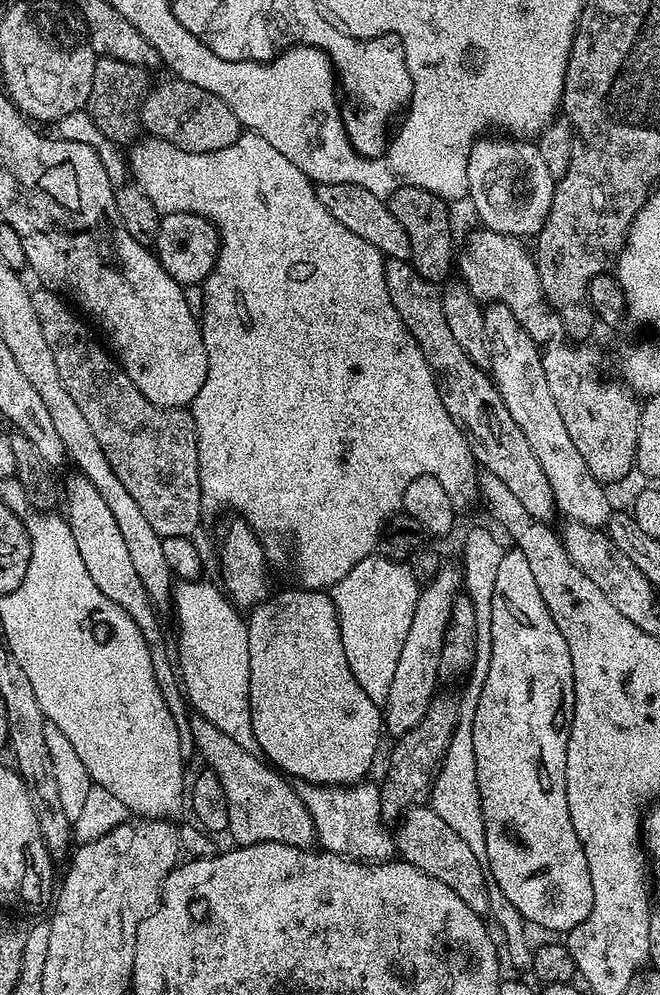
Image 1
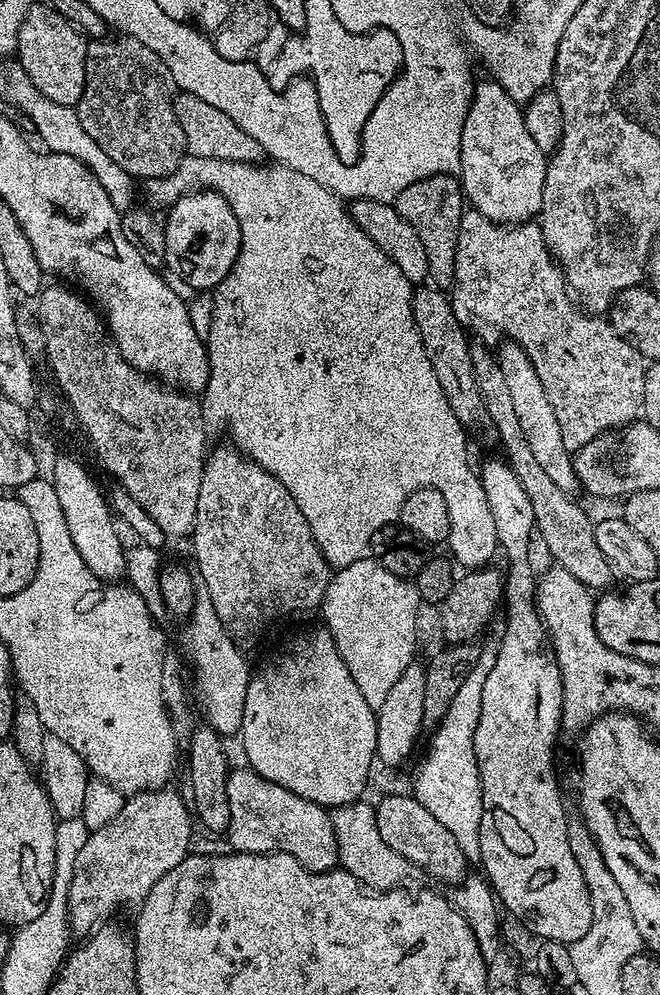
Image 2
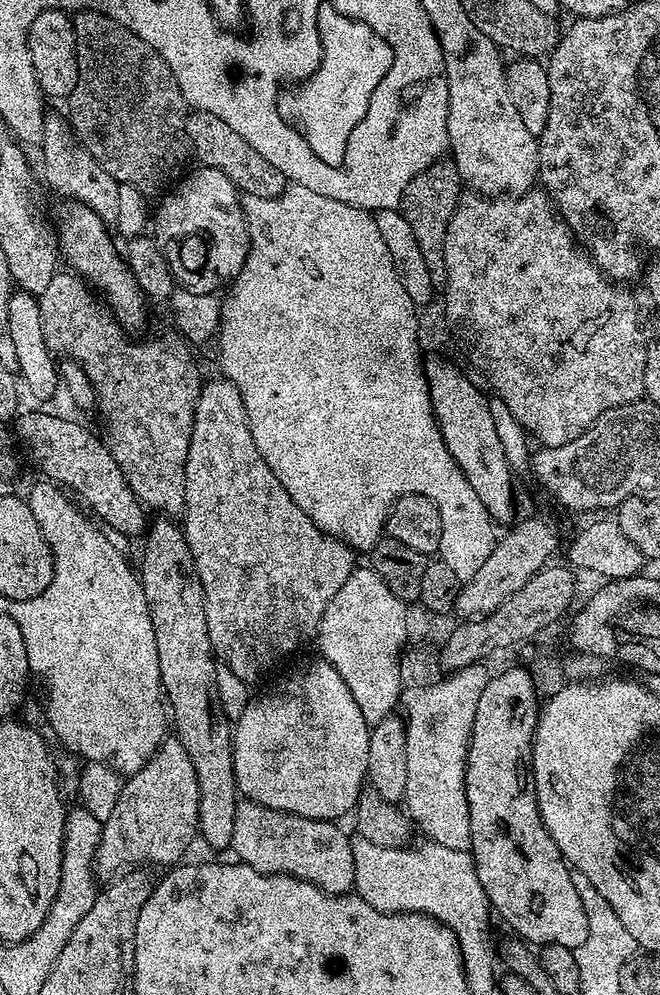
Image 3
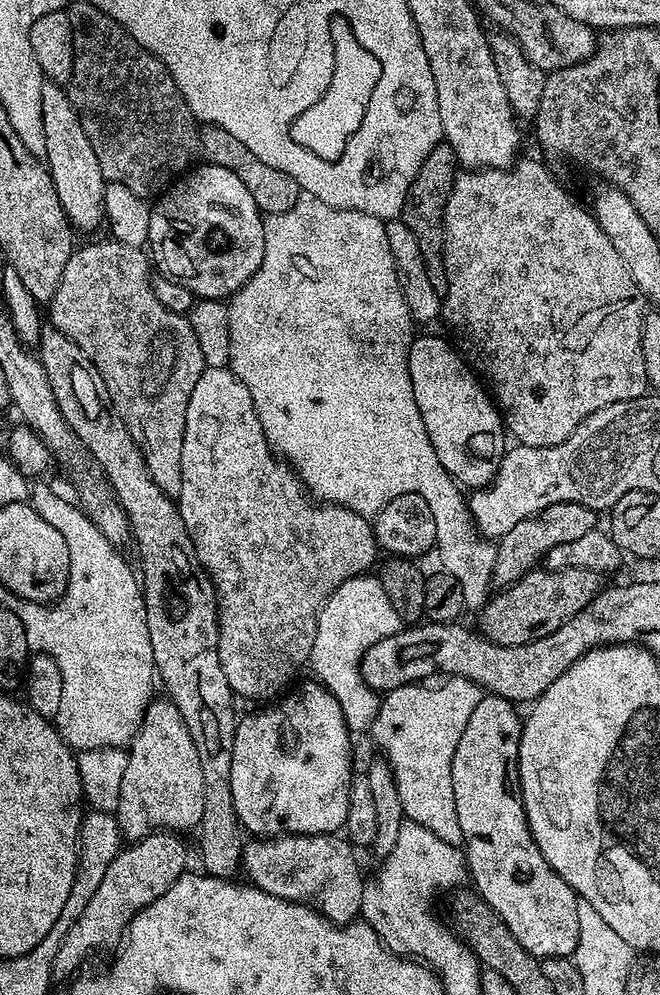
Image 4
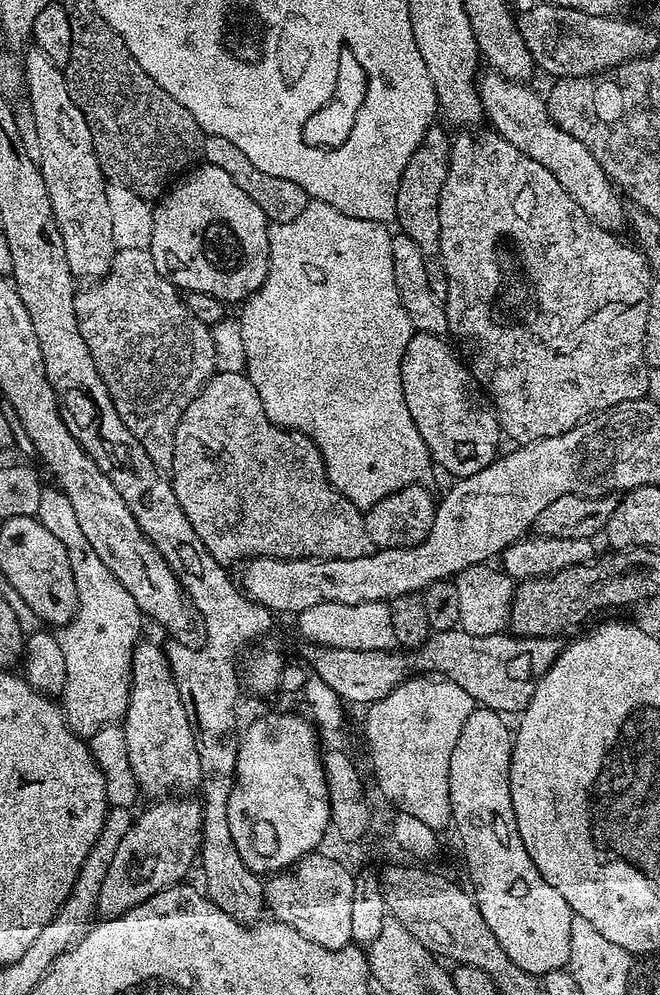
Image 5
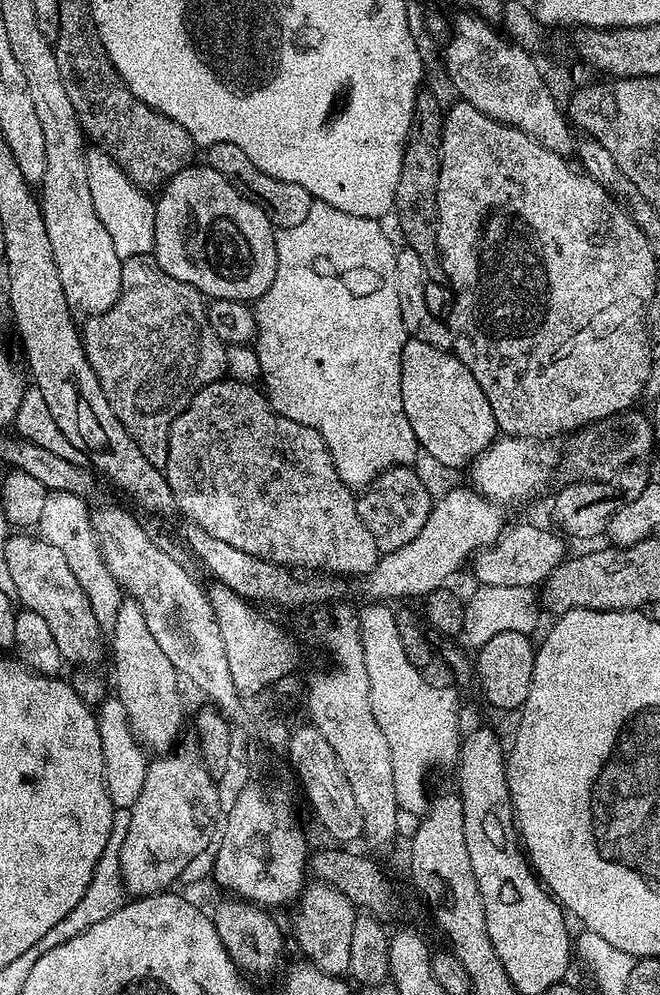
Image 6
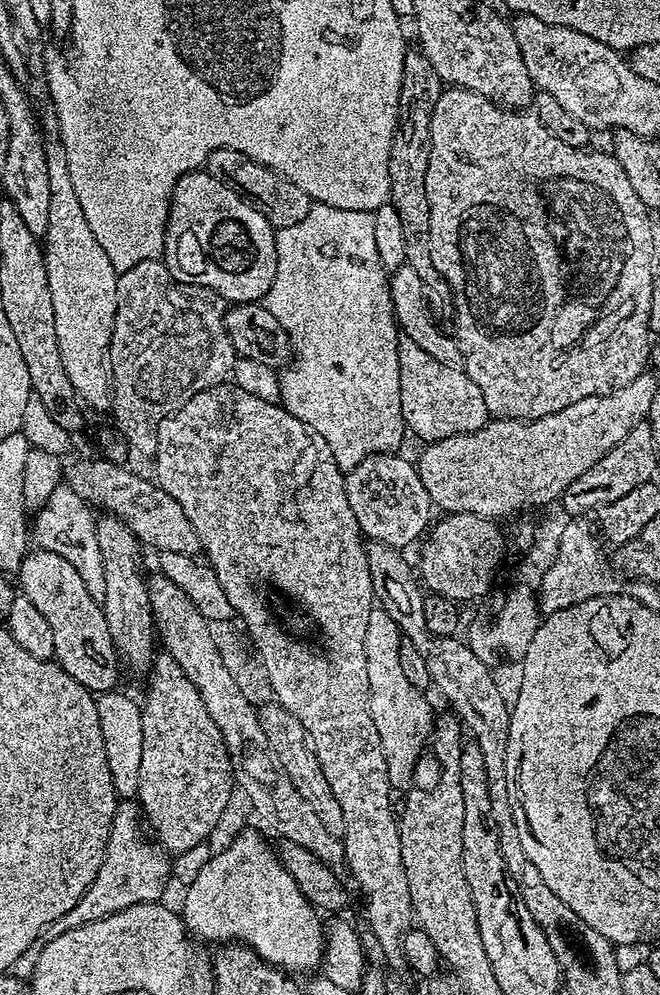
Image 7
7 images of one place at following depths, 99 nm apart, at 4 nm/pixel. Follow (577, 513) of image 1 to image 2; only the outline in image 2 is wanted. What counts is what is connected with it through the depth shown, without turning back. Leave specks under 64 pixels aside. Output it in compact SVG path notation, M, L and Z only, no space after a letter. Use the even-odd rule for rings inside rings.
M514 342L499 345L498 359L514 402L518 422L526 433L526 442L530 442L530 451L541 464L543 472L553 480L554 486L558 486L558 490L575 493L578 481L574 456L566 450L566 446L562 446L562 430L558 427L554 406L550 406L550 398L546 398L546 390L542 387L542 380L538 378L538 370L534 370L534 364L530 362L530 358L526 358L526 352Z

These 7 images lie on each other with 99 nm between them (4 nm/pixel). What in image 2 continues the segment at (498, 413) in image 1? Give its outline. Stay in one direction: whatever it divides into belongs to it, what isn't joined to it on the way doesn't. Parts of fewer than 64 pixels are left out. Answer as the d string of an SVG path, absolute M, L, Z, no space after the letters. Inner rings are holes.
M420 286L413 291L412 309L420 341L426 350L426 358L430 358L434 374L438 374L438 382L442 386L442 394L446 394L446 402L450 402L450 410L454 410L456 417L465 426L483 425L488 415L484 409L482 394L478 394L478 382L474 382L474 366L468 353L470 340L466 329L458 322L458 318L454 318L451 299L435 287Z

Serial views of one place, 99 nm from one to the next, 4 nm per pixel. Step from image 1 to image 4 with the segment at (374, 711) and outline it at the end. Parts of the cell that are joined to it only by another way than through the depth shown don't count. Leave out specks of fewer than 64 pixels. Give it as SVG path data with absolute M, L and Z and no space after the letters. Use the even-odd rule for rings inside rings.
M319 682L311 683L304 684L301 688L294 689L293 692L285 691L279 699L268 704L270 705L269 708L260 708L257 712L250 713L249 716L241 715L236 721L234 750L230 758L230 794L234 794L234 810L240 819L241 829L253 837L267 838L269 836L322 836L325 834L336 834L343 829L346 822L350 786L352 785L352 777L354 775L354 769L352 769L352 740L350 738L352 736L350 735L346 718L343 716L342 706L339 705L334 694Z

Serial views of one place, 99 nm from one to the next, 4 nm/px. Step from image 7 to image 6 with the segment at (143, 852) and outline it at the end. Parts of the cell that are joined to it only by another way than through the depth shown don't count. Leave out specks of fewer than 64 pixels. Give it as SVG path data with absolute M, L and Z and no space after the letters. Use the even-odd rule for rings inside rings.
M118 808L113 811L111 820L110 838L107 839L106 849L102 852L102 857L95 864L94 874L91 875L90 886L87 887L86 893L78 900L73 910L61 919L53 928L46 930L41 938L34 942L25 953L20 954L11 963L11 969L14 969L18 974L23 974L25 978L30 974L38 959L43 954L58 945L65 944L70 938L77 937L78 934L84 933L90 926L94 926L97 922L102 922L104 918L108 918L114 910L121 907L126 898L124 890L124 881L121 878L121 848L125 842L126 832L116 832L116 824L120 824L120 820L124 820L124 829L128 830L130 826L131 809Z

